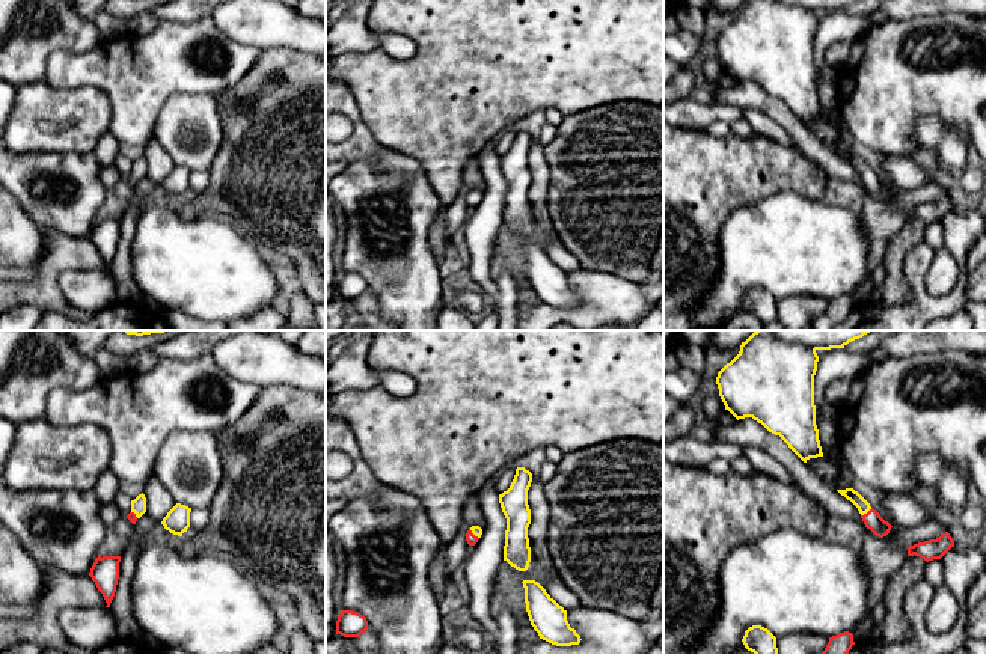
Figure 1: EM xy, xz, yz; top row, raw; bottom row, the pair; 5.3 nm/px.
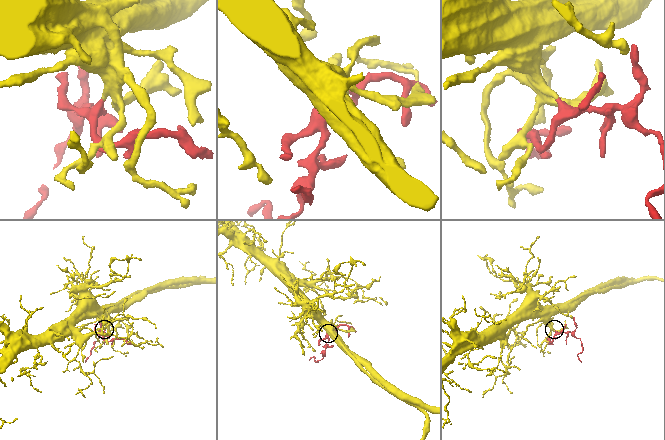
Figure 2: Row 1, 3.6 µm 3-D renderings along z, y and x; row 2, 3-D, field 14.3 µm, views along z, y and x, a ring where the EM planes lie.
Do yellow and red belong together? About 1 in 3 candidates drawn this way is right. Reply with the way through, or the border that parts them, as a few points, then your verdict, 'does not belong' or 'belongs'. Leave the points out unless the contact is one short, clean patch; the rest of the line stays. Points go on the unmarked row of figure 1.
way yz (855, 160), (866, 175), (872, 183); belongs

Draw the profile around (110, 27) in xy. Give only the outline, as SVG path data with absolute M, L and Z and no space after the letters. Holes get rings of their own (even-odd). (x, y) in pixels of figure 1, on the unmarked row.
M100 11L93 18L93 24L100 30L104 41L121 38L127 33L128 20Z

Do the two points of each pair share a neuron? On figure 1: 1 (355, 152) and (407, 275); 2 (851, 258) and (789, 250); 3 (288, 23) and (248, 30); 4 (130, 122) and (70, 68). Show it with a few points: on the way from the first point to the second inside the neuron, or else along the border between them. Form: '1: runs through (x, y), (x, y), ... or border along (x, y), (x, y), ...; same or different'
1: border along (383, 148), (368, 160), (353, 161), (347, 168); different
2: runs through (835, 258), (829, 258), (820, 250), (804, 250); same
3: runs through (278, 23), (258, 23); same
4: runs through (128, 103), (95, 70), (89, 70); same

